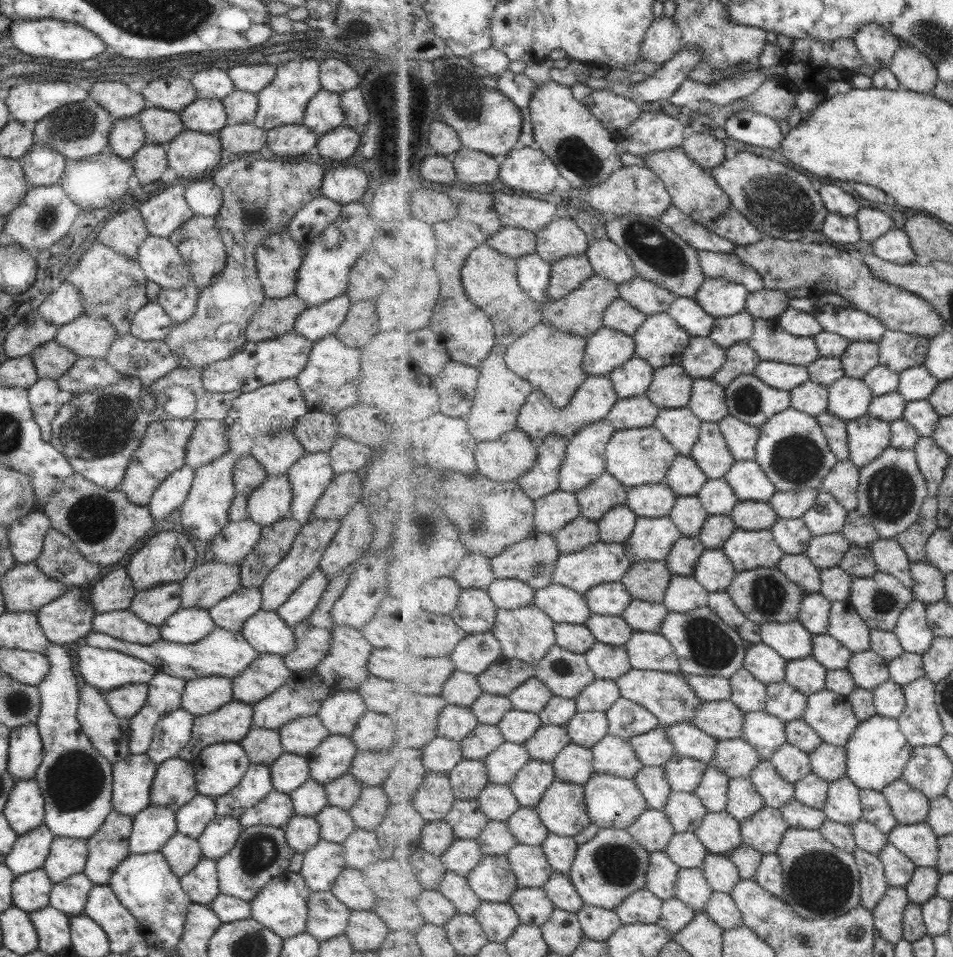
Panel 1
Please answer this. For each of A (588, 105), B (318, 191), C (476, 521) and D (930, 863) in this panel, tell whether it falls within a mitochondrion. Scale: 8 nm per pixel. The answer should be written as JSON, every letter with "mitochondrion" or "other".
{"A":"other","B":"other","C":"mitochondrion","D":"other"}

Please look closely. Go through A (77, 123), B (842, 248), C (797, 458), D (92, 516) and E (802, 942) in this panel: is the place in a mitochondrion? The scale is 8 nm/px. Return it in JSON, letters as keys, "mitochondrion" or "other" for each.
{"A":"mitochondrion","B":"other","C":"mitochondrion","D":"mitochondrion","E":"mitochondrion"}

